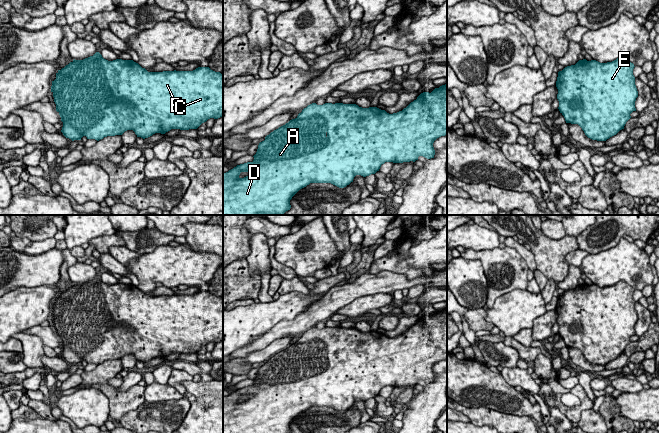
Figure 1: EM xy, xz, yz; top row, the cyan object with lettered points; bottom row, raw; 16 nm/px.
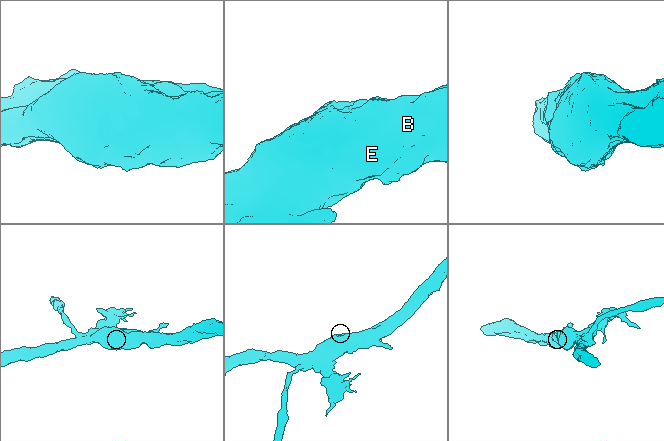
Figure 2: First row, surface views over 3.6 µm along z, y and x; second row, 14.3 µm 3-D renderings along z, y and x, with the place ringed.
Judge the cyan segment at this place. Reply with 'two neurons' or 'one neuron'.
one neuron

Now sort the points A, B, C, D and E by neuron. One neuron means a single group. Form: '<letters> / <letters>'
A B C D E

